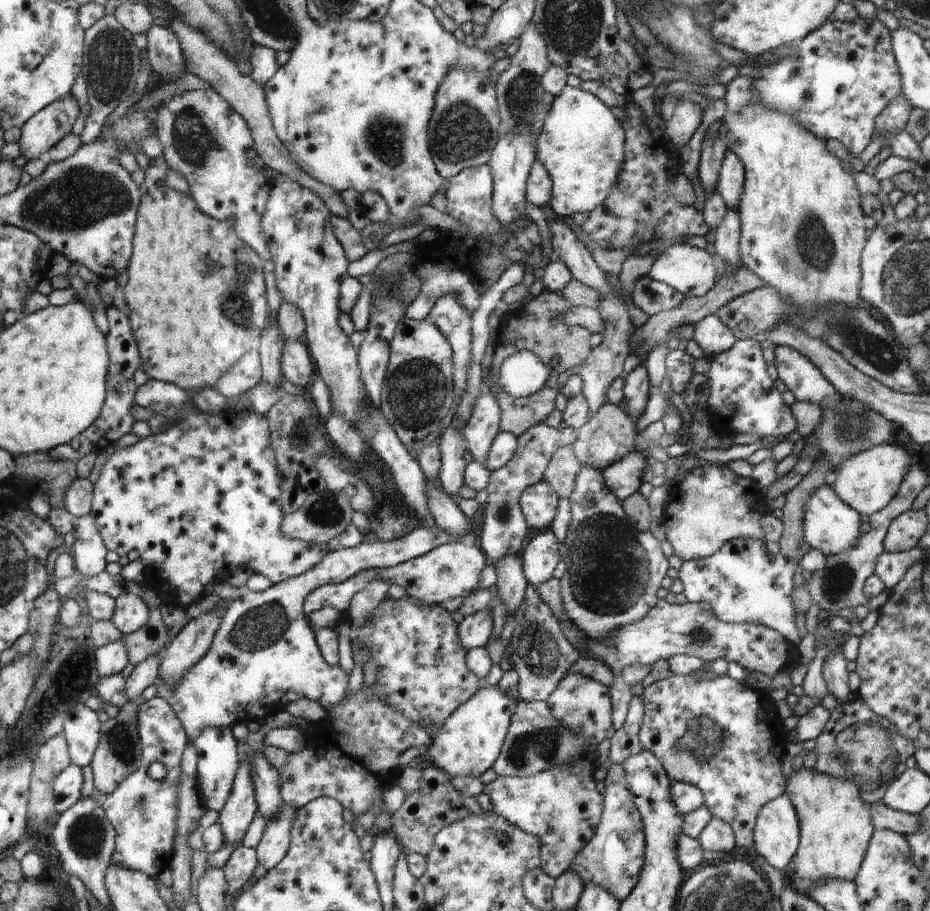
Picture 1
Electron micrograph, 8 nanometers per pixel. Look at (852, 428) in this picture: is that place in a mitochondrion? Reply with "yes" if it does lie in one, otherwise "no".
yes

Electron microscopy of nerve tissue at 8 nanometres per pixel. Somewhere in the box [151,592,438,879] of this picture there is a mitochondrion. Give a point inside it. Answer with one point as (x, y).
(260, 628)

